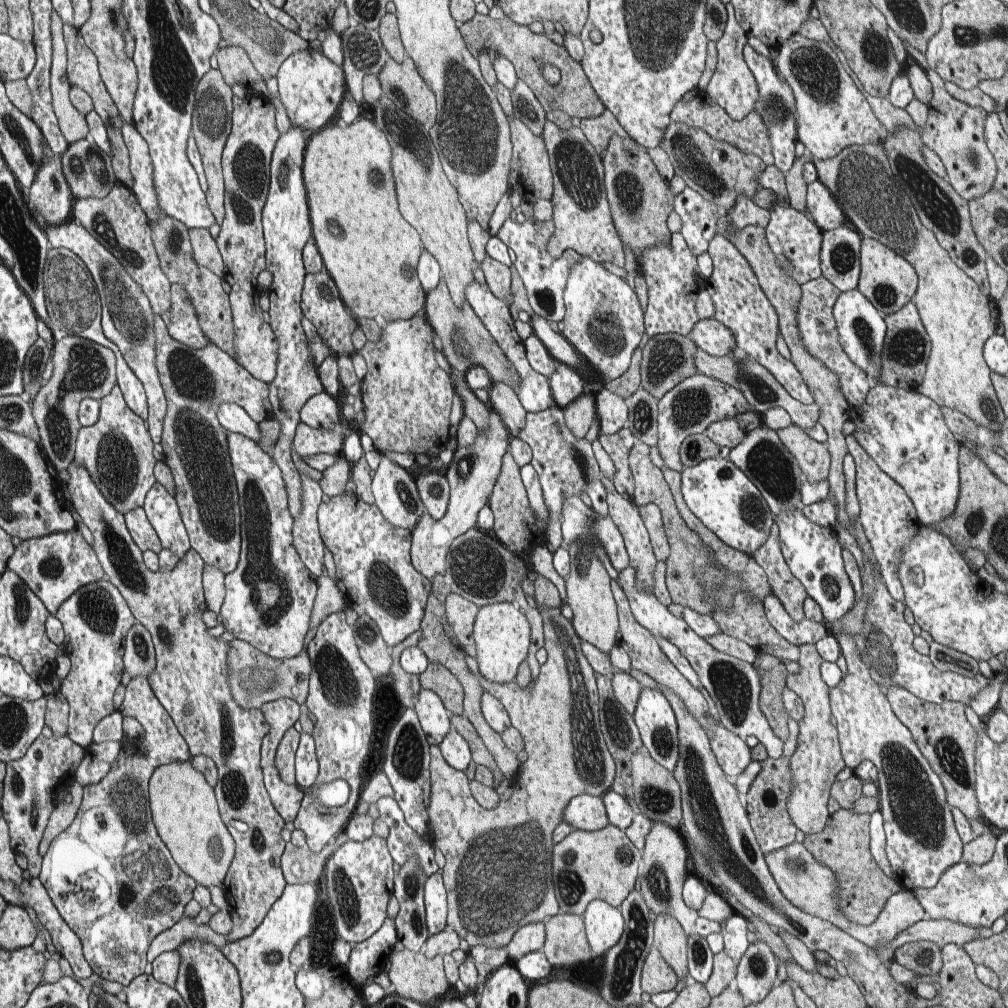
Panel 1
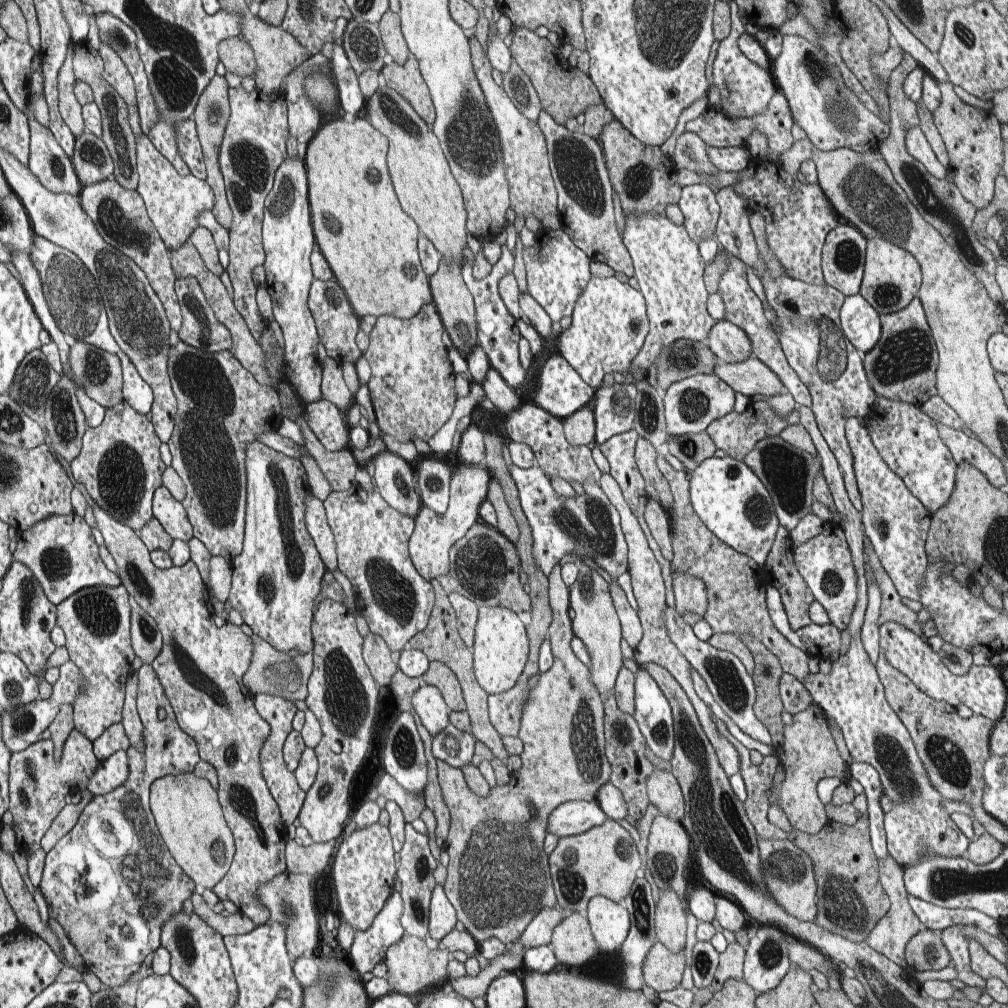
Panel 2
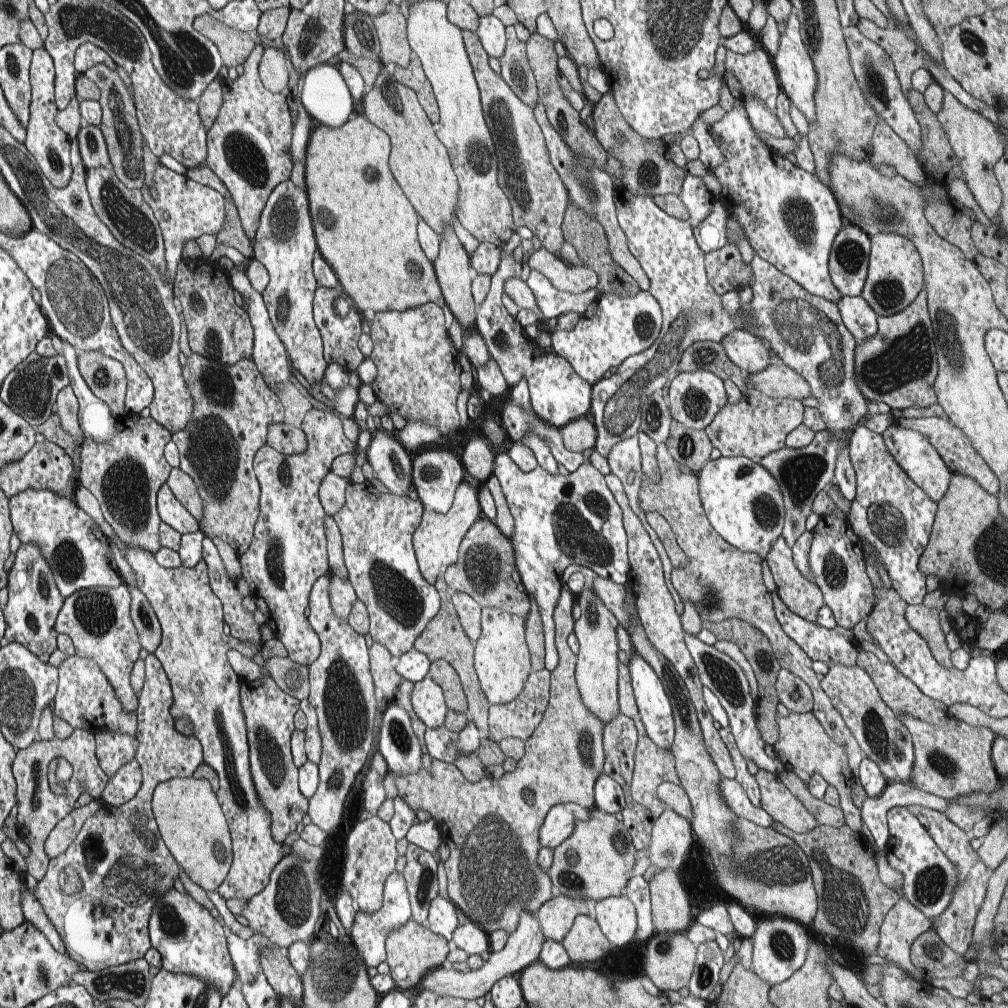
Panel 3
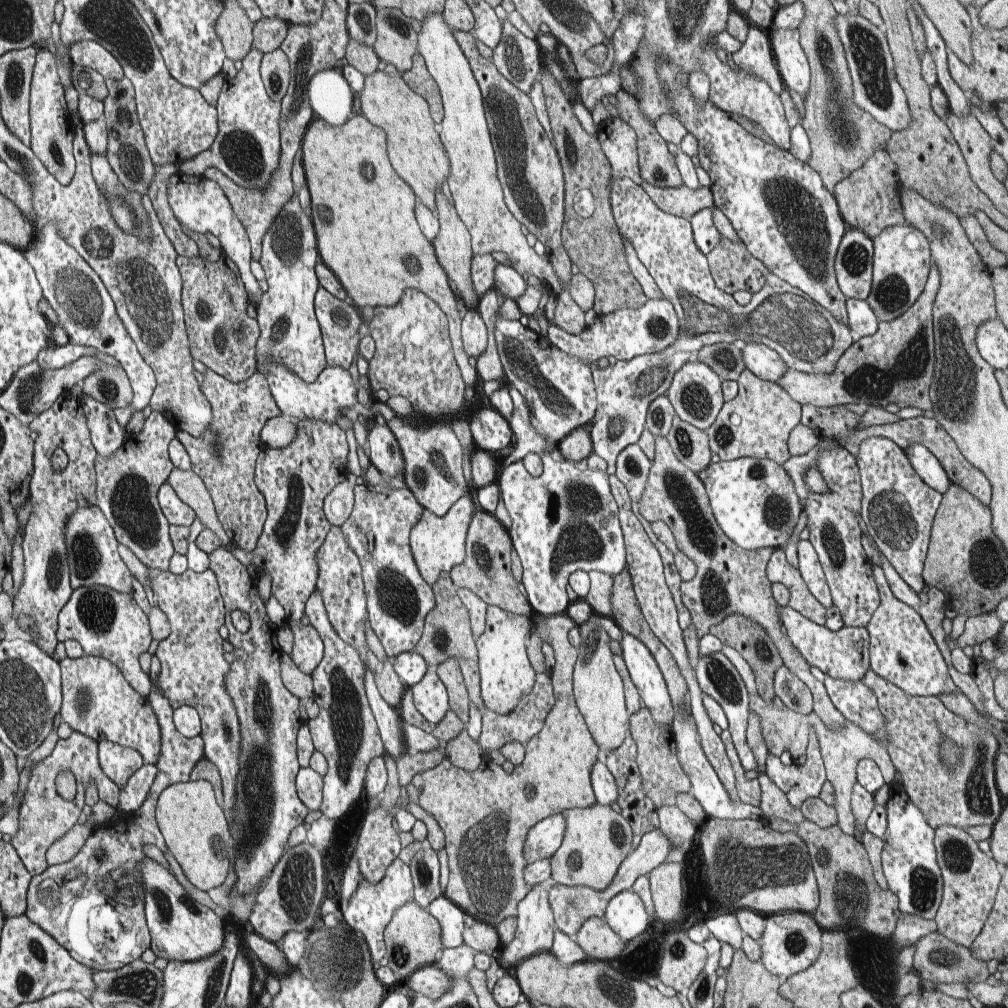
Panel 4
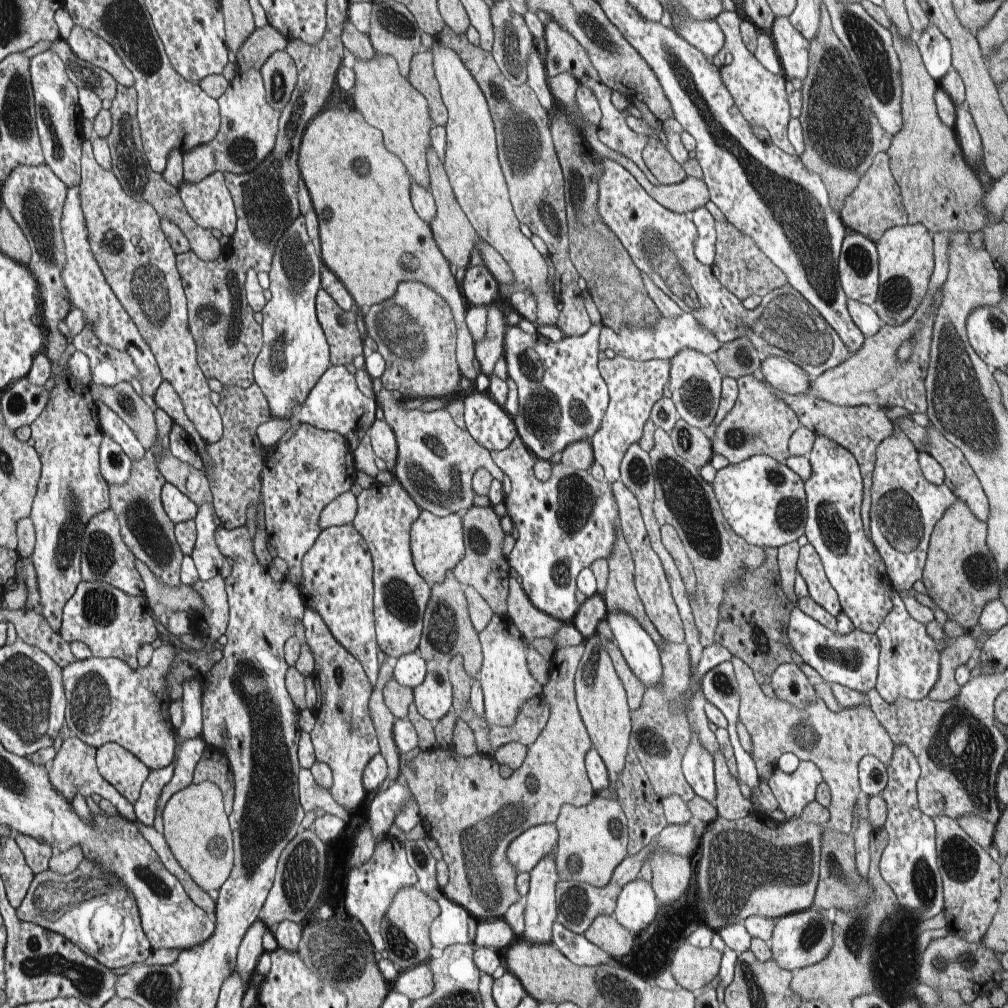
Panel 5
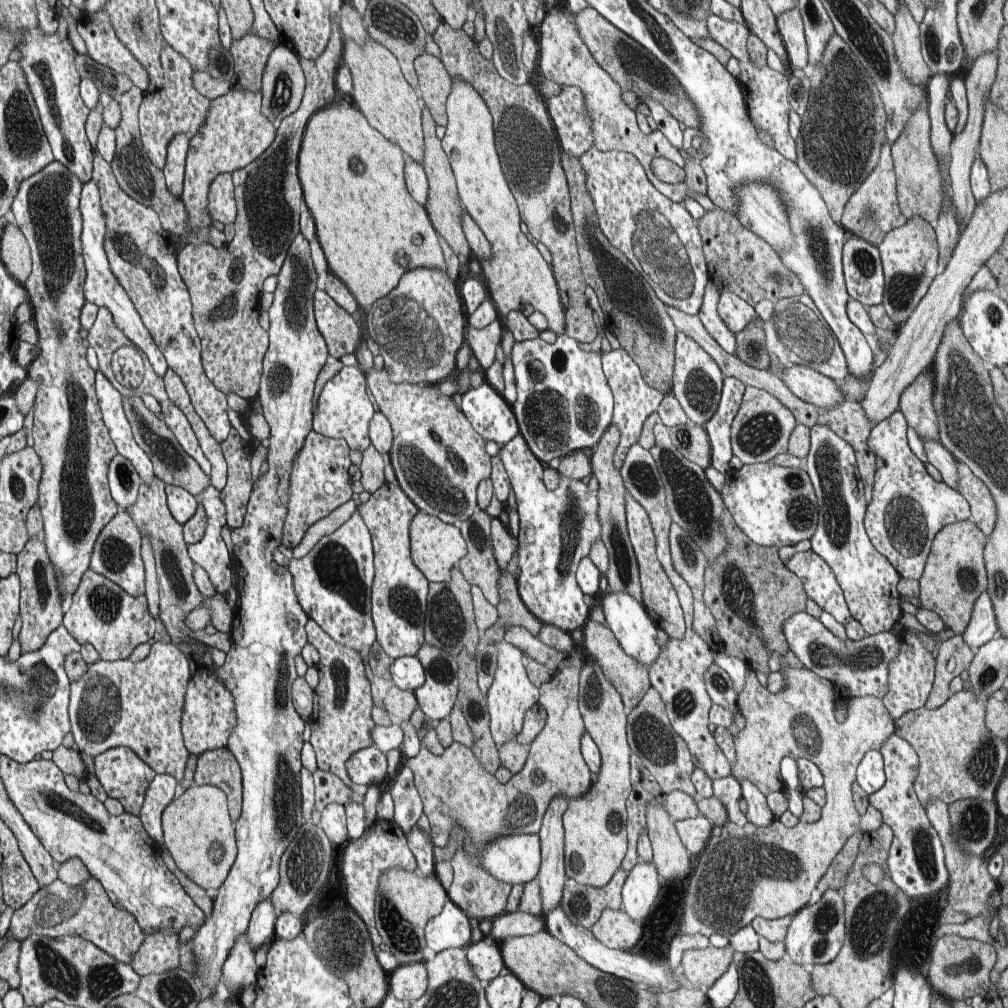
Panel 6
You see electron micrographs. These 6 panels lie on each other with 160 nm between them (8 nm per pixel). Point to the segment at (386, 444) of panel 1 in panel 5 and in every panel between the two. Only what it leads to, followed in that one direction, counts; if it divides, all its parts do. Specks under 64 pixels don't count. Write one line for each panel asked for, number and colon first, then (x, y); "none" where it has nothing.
2: (412, 385)
3: (418, 378)
4: (414, 358)
5: (414, 331)

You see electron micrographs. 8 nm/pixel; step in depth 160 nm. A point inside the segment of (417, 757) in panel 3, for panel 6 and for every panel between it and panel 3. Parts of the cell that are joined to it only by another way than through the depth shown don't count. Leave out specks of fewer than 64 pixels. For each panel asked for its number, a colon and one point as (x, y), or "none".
4: (391, 726)
5: (338, 570)
6: (333, 582)

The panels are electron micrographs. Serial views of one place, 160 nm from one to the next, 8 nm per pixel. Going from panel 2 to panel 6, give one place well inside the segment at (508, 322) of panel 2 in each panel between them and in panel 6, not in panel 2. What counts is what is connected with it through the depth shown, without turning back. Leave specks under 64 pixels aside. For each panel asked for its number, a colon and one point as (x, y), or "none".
3: (558, 395)
4: (559, 389)
5: (562, 396)
6: (564, 404)

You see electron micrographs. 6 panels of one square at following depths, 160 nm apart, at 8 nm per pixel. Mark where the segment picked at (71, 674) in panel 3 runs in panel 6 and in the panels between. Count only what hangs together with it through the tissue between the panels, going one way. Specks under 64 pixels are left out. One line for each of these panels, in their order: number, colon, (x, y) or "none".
4: (99, 701)
5: (109, 702)
6: (139, 704)

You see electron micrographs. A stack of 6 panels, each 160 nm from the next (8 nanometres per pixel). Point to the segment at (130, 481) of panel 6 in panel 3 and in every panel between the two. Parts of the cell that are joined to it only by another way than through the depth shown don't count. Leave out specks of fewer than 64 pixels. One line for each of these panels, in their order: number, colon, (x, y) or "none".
3: (96, 421)
4: (108, 436)
5: (116, 465)

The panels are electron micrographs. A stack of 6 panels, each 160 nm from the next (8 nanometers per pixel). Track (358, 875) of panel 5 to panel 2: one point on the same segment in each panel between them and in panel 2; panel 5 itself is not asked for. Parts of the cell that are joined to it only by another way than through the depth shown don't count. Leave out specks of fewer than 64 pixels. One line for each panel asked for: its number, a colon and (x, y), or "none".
2: (369, 947)
3: (369, 932)
4: (370, 910)

